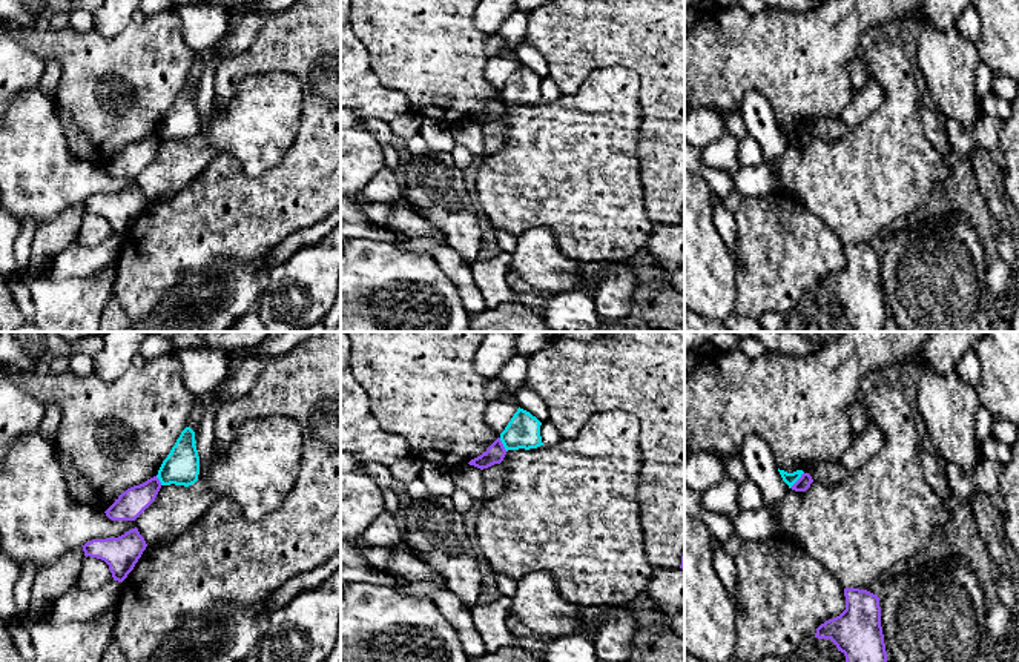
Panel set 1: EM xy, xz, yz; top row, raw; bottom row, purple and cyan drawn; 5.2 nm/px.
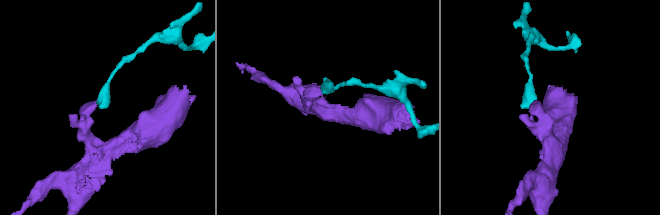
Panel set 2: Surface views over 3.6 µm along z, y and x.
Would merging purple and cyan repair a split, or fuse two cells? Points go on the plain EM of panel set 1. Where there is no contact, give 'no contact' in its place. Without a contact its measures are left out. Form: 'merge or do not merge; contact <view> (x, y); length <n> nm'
do not merge; contact yz (798, 135); length 120 nm

